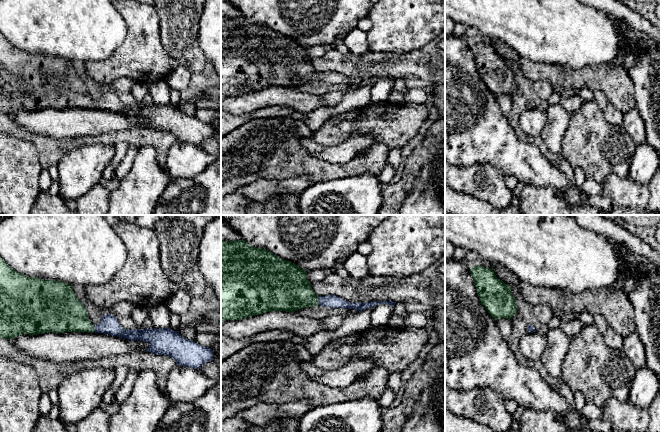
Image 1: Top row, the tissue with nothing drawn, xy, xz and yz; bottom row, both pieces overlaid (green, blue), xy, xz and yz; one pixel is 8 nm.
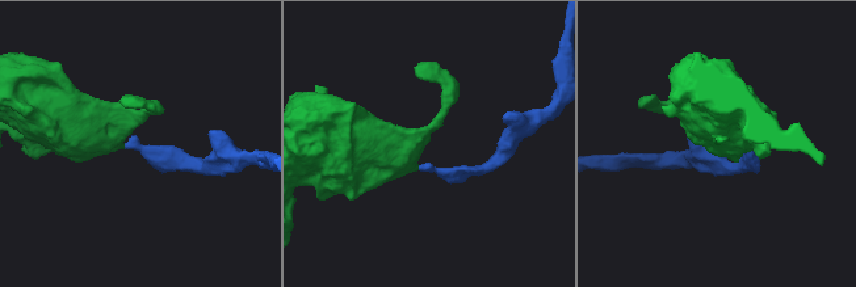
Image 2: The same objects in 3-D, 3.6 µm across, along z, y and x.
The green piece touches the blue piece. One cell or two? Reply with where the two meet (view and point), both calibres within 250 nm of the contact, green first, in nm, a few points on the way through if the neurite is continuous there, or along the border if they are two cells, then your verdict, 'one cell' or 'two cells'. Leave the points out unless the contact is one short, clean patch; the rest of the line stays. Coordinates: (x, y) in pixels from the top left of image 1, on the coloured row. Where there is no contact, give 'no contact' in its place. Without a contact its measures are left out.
contact xz (318, 301); calibres 340 and 110 nm; way xz (289, 290), (318, 301), (333, 301); one cell

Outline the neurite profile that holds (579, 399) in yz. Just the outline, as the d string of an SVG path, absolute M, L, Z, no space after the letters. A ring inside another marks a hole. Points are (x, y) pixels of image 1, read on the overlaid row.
M576 391L574 392L573 397L574 397L574 402L575 402L574 408L581 412L584 405L587 403L583 393L580 391Z

